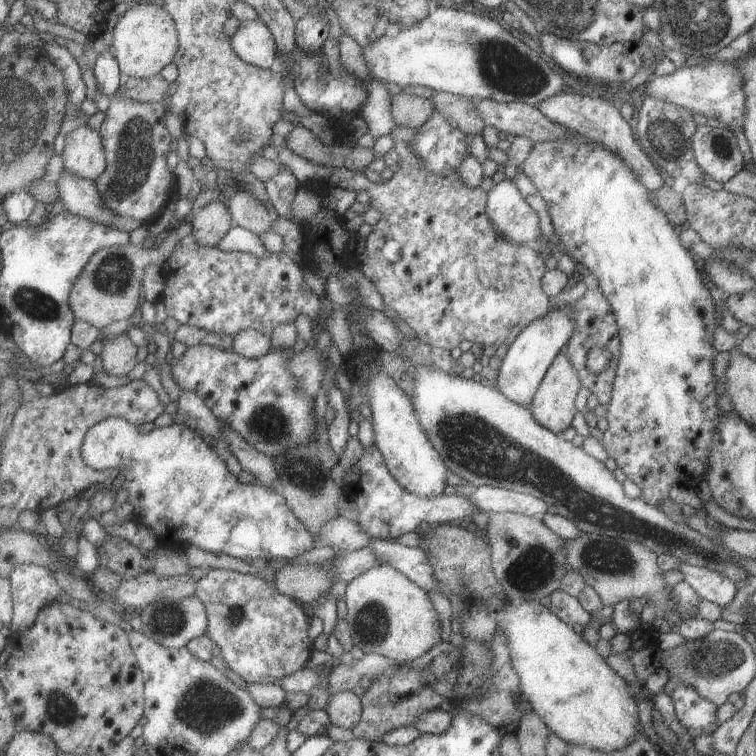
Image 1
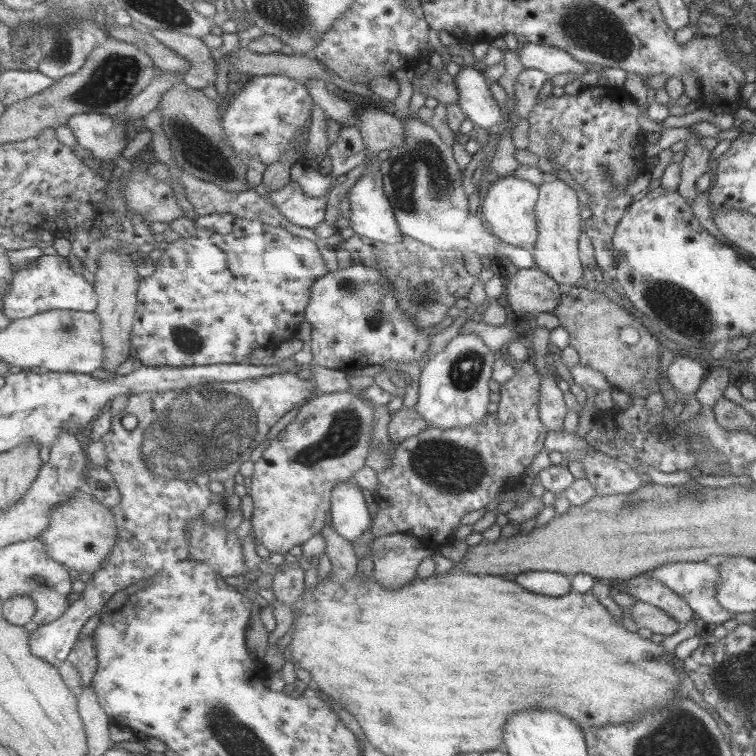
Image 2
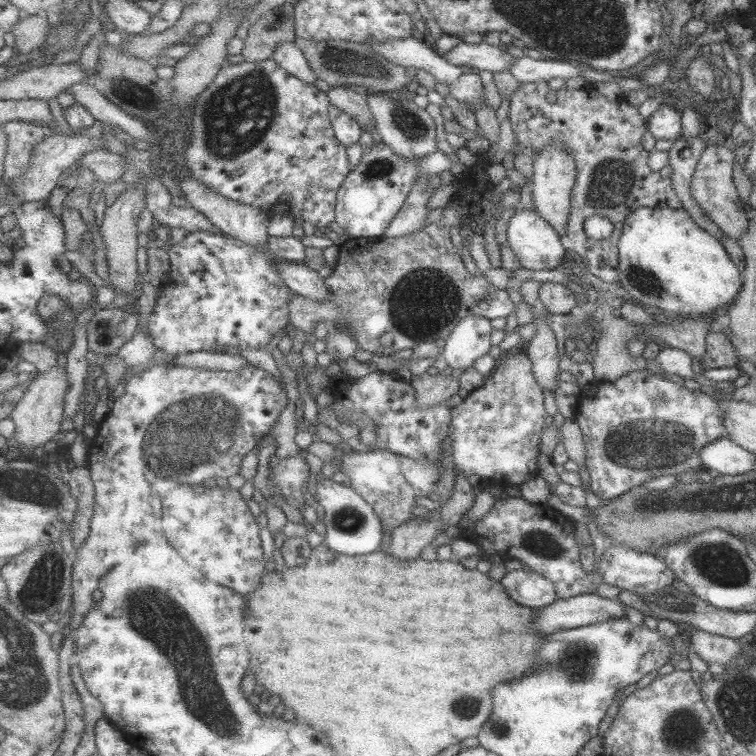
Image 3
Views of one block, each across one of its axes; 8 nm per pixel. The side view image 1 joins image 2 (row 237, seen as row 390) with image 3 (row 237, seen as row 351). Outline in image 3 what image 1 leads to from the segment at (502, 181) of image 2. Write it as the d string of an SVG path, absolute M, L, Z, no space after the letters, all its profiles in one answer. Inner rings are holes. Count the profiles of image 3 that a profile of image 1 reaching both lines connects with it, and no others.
M517 207L507 224L507 233L503 241L517 257L522 268L527 268L528 270L550 270L562 264L563 255L566 252L559 239L557 232L537 213L533 210Z

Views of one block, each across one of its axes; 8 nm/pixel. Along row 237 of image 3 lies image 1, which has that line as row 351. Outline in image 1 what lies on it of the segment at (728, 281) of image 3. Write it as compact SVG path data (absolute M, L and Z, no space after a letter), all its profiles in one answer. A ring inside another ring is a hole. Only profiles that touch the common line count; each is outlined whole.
M577 132L571 138L563 138L563 140L559 141L534 142L529 156L519 162L519 167L521 167L523 174L527 176L535 190L539 192L543 202L545 202L554 234L561 242L563 252L578 265L579 269L591 281L597 284L613 312L620 339L620 356L617 358L618 364L612 385L611 400L609 400L609 405L606 406L607 412L604 416L608 428L603 433L600 443L603 445L608 457L615 461L616 467L625 473L627 479L639 487L641 491L639 499L660 509L660 502L667 499L667 493L672 484L694 486L698 482L704 481L704 474L708 471L710 452L708 449L710 448L712 431L715 429L714 425L717 424L720 417L727 413L735 415L733 411L723 412L715 406L716 397L719 395L713 390L715 378L712 376L712 359L715 352L712 348L712 333L717 325L713 301L704 286L705 278L699 274L699 270L697 270L697 266L695 266L695 262L693 262L693 258L689 254L691 250L685 249L679 242L679 237L673 230L674 226L669 224L667 216L657 206L653 206L649 202L647 188L641 184L640 180L637 180L636 176L633 176L629 166L617 154L603 148L601 144L587 140Z

